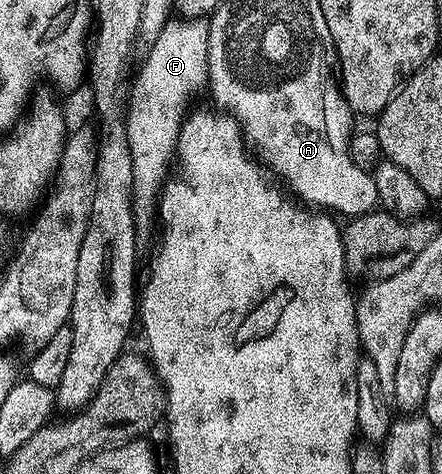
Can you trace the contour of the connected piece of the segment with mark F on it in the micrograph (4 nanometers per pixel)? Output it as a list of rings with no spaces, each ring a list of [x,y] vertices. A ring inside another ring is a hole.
[[[169,19],[162,33],[158,33],[158,41],[147,48],[145,55],[148,56],[128,95],[124,133],[129,145],[129,157],[132,158],[132,189],[135,198],[155,200],[161,194],[169,178],[170,168],[177,158],[184,121],[193,106],[192,98],[208,86],[208,19]]]

